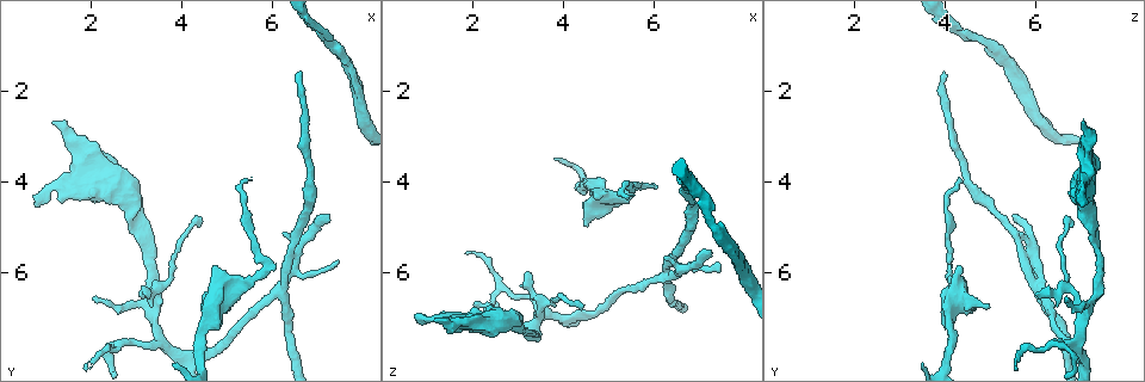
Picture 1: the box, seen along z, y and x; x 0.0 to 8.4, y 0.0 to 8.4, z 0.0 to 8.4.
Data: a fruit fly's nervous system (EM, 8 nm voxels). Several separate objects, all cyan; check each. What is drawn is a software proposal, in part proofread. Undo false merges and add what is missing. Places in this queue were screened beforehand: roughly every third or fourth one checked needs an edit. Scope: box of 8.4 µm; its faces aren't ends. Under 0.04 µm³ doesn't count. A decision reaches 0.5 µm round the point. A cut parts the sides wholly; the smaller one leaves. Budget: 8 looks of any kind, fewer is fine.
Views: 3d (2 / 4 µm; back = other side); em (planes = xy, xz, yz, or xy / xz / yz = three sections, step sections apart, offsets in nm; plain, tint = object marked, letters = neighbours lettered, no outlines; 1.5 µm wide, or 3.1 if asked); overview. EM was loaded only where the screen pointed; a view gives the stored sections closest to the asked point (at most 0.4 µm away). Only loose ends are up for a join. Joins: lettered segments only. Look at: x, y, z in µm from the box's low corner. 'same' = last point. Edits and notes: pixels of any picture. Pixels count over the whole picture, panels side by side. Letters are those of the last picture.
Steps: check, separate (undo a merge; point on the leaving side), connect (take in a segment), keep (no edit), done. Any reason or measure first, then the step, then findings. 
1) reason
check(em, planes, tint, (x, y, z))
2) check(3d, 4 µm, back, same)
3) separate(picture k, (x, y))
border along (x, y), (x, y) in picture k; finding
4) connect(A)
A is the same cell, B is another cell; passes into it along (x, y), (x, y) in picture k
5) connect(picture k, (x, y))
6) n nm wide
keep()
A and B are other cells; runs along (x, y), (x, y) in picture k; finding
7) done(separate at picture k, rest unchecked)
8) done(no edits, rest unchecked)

check(em, planes, letters, (6.25, 6.25, 5.95))

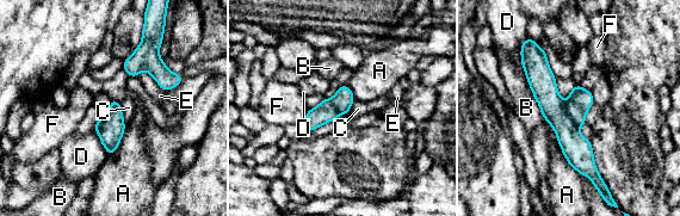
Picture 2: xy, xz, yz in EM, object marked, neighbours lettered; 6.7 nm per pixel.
separate(picture 2, (578, 150))
A, B, C, D, E and F are other cells; the part that leaves runs along (527, 42), (554, 112), (591, 168) in picture 2; a second cell is stuck on

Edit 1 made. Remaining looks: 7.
thin end
check(em, xz, step 8, letters, (3.15, 6.40, 6.05))

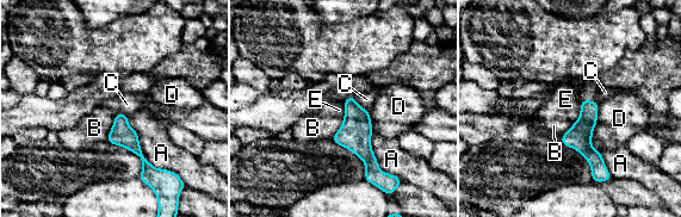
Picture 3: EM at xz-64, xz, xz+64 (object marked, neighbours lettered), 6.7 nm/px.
keep()
A, B, C, D and E are other cells; runs along (583, 103), (584, 148), (595, 169) in picture 3; no lettered segment goes on from it

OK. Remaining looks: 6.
done(separate at picture 2, rest unchecked)

